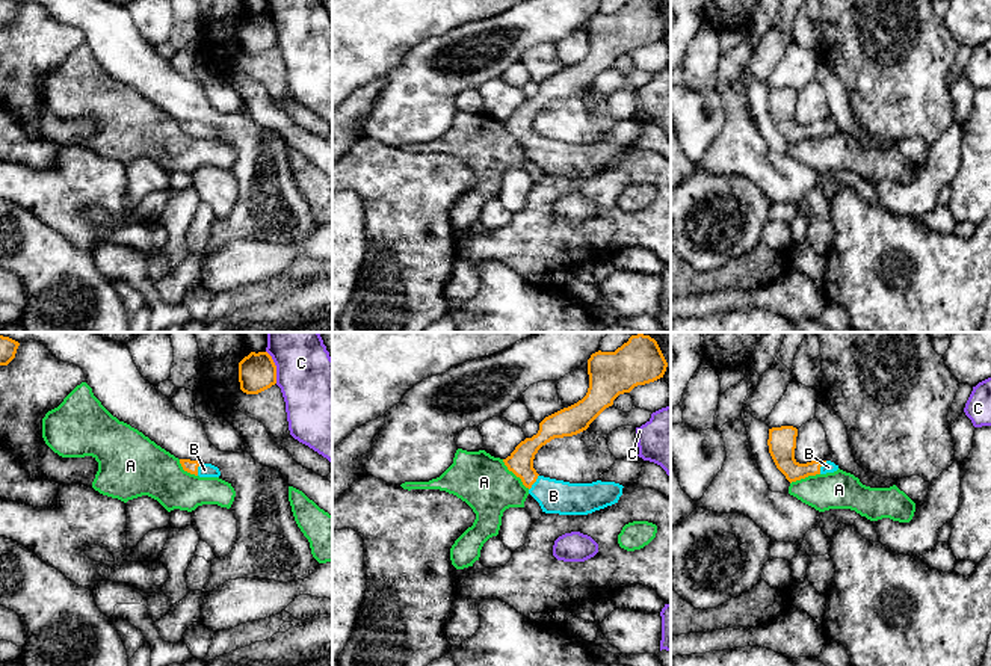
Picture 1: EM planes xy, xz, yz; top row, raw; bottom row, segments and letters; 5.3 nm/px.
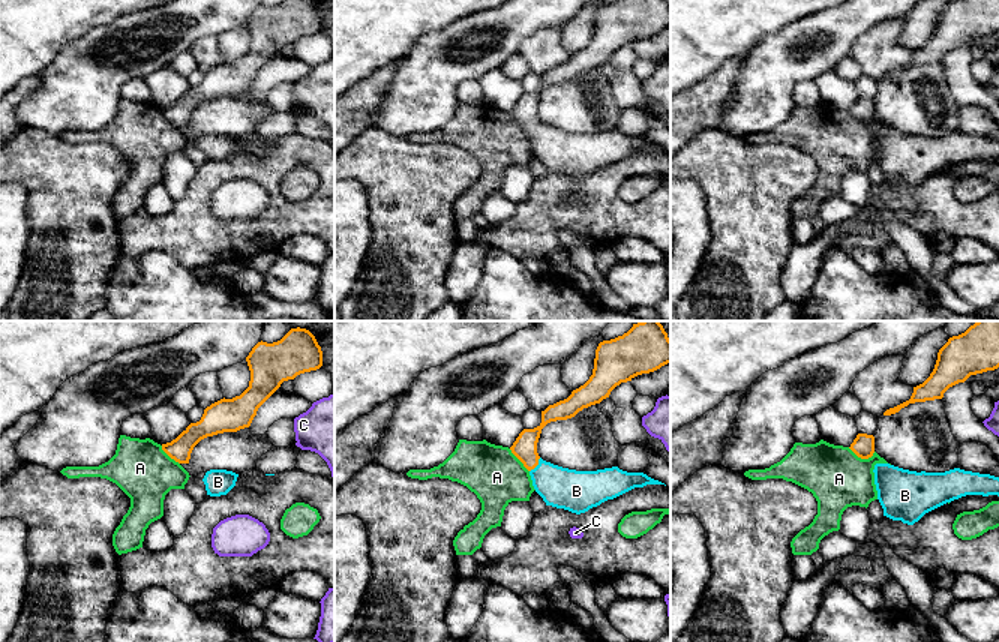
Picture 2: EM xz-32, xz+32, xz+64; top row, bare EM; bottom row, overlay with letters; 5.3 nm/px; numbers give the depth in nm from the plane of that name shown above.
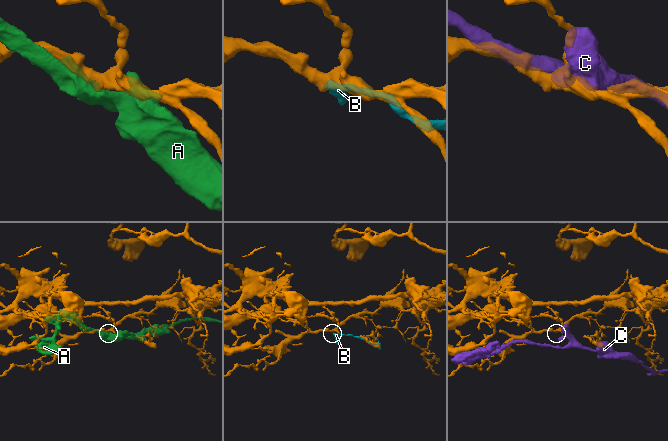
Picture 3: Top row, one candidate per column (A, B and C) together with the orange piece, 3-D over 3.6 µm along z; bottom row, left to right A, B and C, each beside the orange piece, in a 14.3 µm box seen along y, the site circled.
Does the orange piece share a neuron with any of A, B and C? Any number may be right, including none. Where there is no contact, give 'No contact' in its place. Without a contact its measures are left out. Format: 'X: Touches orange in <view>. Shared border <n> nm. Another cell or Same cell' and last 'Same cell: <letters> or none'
A: Touches orange in xz. Shared border 220 nm. Another cell
B: Touches orange in xz. Shared border 100 nm. Same cell
C: Touches orange in xy. Shared border 190 nm. Another cell
Same cell: B

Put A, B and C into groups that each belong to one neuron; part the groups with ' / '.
A / B / C

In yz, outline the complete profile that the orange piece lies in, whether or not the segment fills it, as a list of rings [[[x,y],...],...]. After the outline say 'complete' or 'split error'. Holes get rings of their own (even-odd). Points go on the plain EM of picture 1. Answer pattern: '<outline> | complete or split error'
[[[781,88],[769,91],[769,115],[776,127],[776,130],[786,137],[792,145],[808,137],[834,134],[838,131],[831,122],[811,122],[807,125],[799,125],[795,121],[798,91],[793,88]]] | split error

